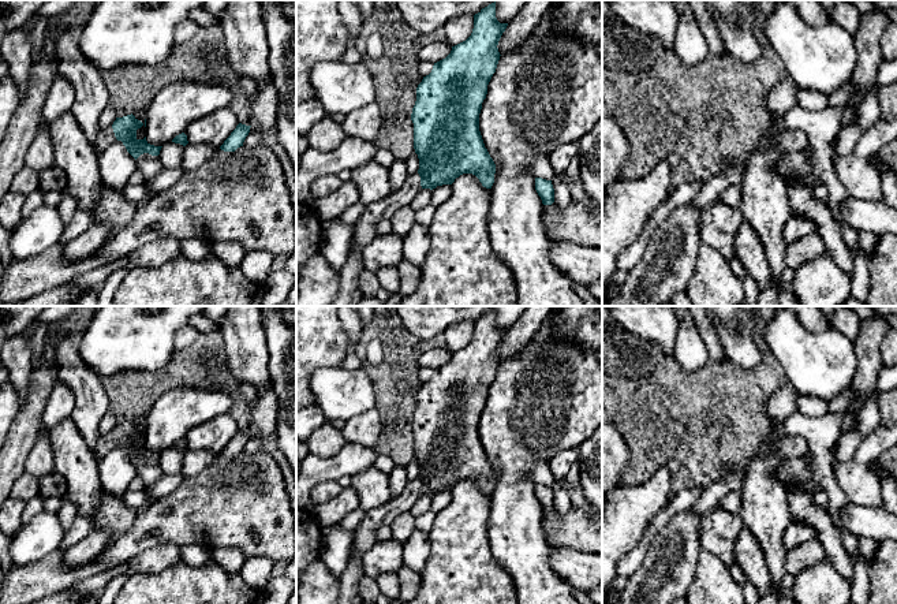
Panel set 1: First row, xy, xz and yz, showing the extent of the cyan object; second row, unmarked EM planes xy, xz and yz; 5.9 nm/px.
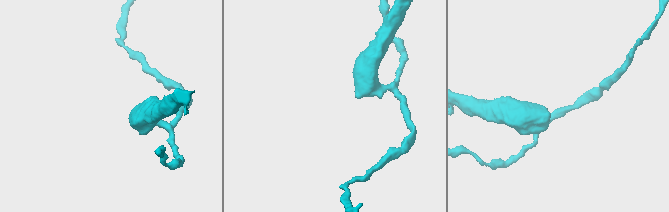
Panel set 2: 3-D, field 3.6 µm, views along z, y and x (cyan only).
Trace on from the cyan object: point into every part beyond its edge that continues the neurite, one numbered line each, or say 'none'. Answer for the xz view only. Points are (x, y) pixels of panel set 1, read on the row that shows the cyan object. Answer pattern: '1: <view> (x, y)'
1: xz (348, 294)

